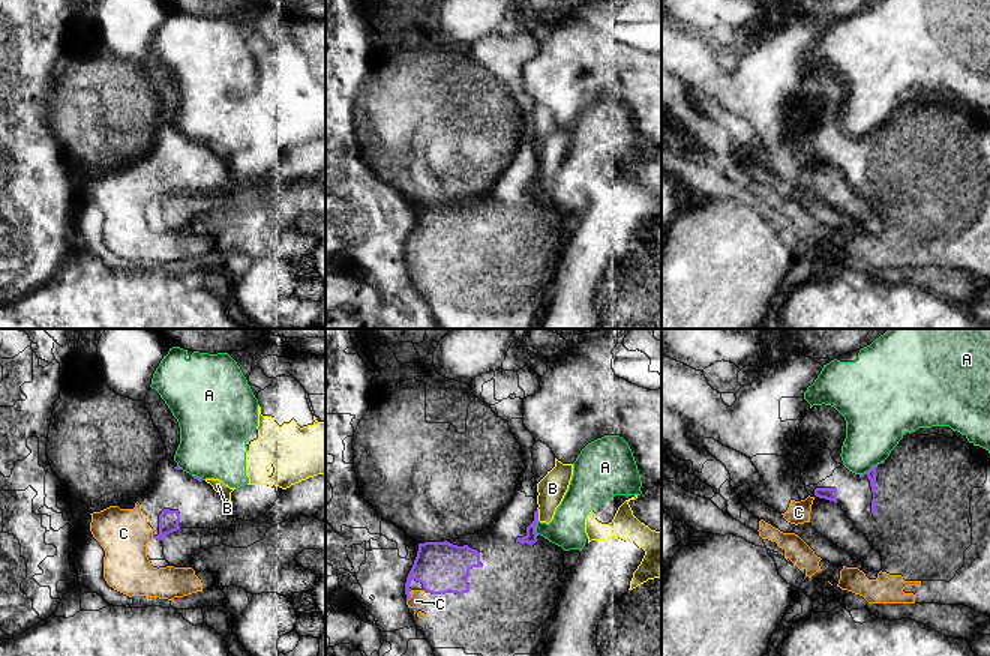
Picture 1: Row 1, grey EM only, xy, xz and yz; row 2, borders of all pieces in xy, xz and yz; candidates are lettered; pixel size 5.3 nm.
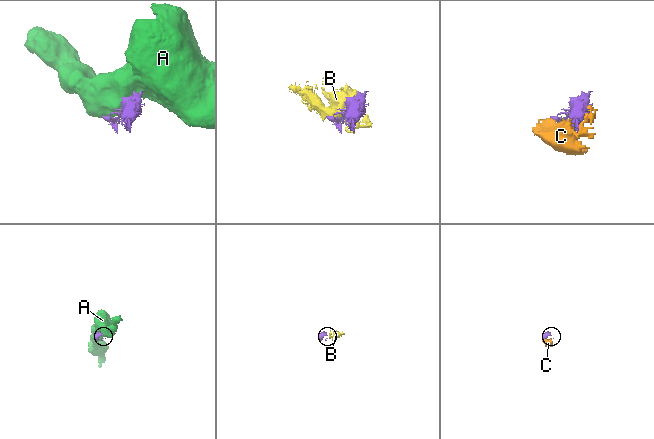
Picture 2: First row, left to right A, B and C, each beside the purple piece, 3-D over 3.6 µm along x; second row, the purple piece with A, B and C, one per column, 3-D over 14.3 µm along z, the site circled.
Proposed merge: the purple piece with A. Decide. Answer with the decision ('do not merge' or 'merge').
do not merge

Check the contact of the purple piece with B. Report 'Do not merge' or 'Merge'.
Do not merge

